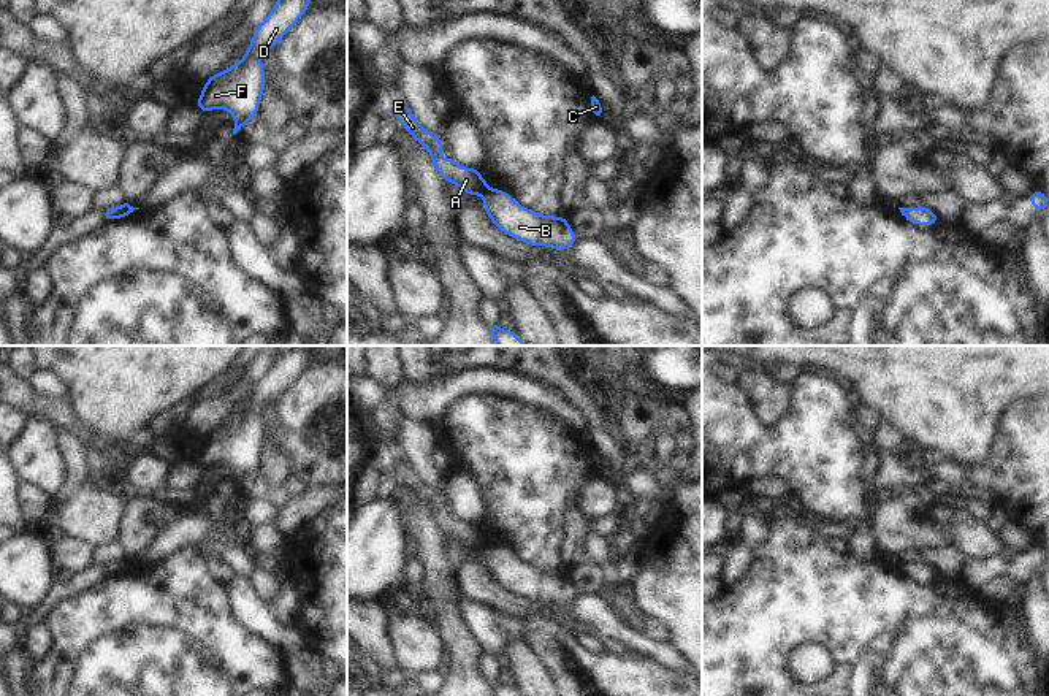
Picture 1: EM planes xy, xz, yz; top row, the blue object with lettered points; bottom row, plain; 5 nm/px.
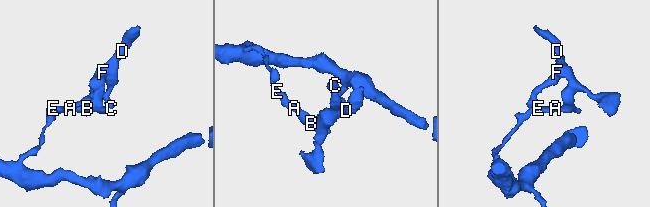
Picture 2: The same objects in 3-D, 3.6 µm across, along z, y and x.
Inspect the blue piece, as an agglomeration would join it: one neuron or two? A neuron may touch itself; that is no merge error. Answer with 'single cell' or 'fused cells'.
fused cells

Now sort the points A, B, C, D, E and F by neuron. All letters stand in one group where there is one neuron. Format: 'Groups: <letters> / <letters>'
Groups: A E / B C D F

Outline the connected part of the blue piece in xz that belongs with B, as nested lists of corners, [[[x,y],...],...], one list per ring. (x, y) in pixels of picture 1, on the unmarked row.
[[[488,544],[482,561],[502,588],[532,602],[545,601],[563,607],[578,596],[567,572],[544,571],[526,564],[504,545]]]

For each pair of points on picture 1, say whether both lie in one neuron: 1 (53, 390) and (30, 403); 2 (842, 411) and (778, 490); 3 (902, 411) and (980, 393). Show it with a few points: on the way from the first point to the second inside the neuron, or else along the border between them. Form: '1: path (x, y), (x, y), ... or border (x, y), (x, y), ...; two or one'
1: border (27, 381), (37, 393), (57, 398), (65, 405); two
2: border (747, 482), (756, 478), (780, 476), (793, 492); two
3: path (921, 393), (961, 393); one

